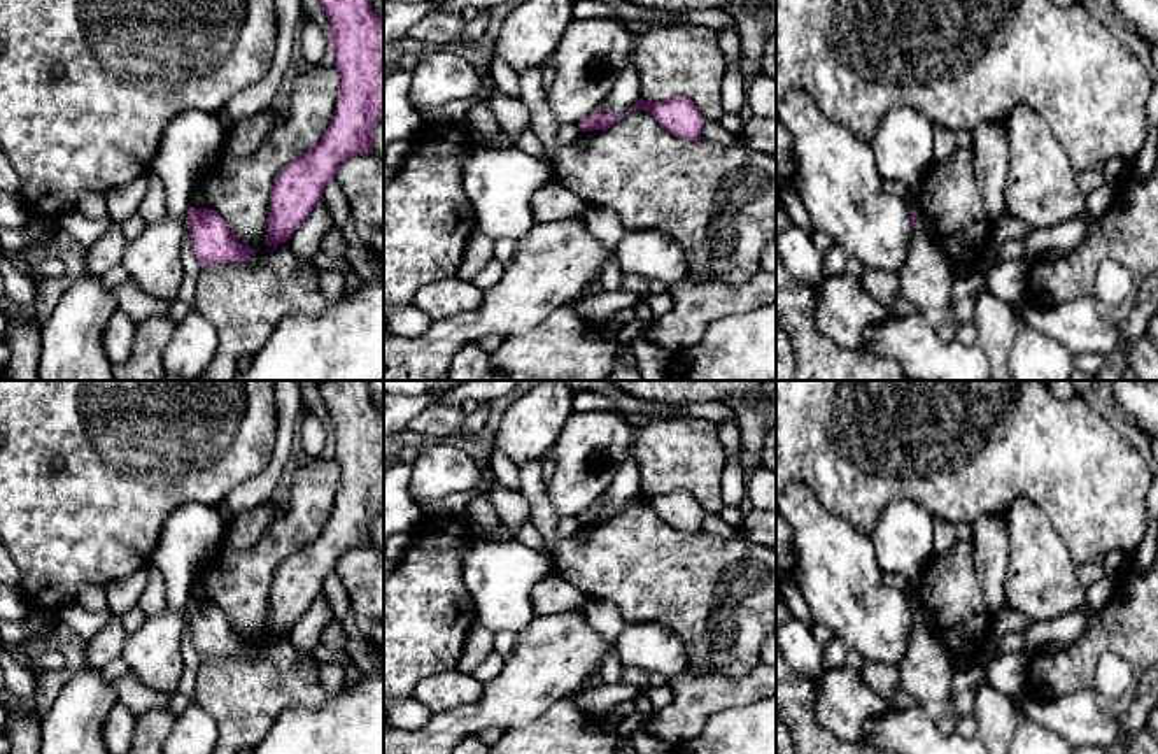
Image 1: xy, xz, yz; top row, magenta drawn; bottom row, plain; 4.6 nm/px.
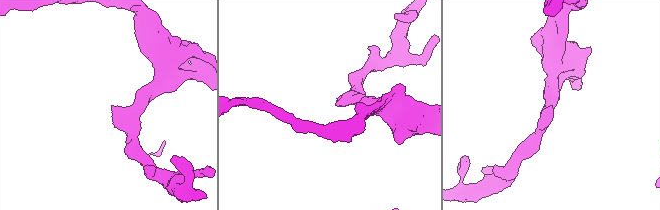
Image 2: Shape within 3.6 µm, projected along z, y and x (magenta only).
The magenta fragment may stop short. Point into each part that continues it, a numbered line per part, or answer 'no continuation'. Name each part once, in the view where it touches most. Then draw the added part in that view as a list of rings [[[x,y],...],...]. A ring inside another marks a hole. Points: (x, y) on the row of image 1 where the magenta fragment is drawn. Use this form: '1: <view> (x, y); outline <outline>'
no continuation

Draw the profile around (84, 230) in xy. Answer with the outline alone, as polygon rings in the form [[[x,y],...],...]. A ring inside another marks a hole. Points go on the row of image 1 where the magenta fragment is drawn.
[[[72,210],[60,217],[61,235],[77,240],[86,251],[98,242],[116,223],[105,216],[91,219],[79,210]]]

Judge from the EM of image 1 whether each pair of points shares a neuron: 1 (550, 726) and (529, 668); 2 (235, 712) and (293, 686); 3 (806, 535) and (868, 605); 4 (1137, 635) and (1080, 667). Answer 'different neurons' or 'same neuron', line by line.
1: different neurons
2: same neuron
3: same neuron
4: same neuron

